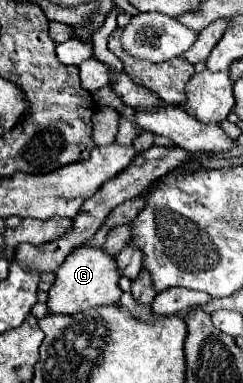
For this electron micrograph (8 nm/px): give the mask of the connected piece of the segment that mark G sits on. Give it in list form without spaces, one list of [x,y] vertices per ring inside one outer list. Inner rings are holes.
[[[86,245],[78,247],[66,257],[66,263],[62,263],[62,267],[58,267],[56,271],[56,281],[48,291],[50,313],[74,315],[96,305],[118,303],[122,295],[118,281],[120,281],[120,269],[116,257],[104,255],[104,247],[86,247]]]

